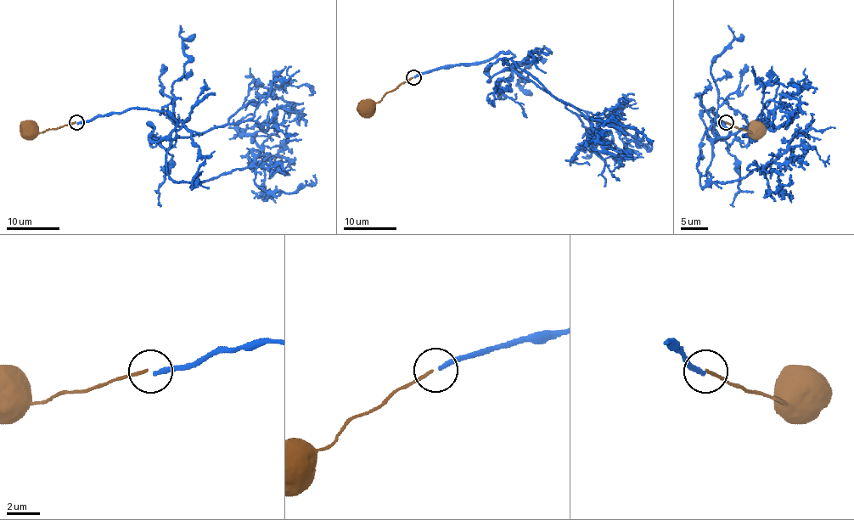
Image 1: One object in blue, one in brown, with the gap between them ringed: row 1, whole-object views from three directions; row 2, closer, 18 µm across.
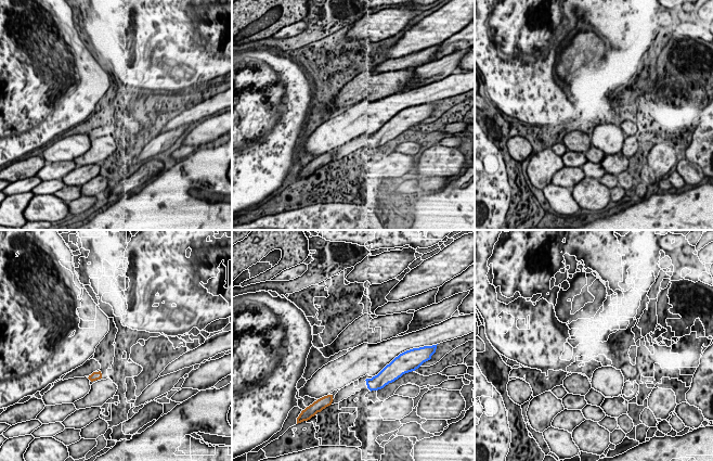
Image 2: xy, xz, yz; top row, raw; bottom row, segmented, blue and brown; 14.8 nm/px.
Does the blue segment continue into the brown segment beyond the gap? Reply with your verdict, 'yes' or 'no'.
no

